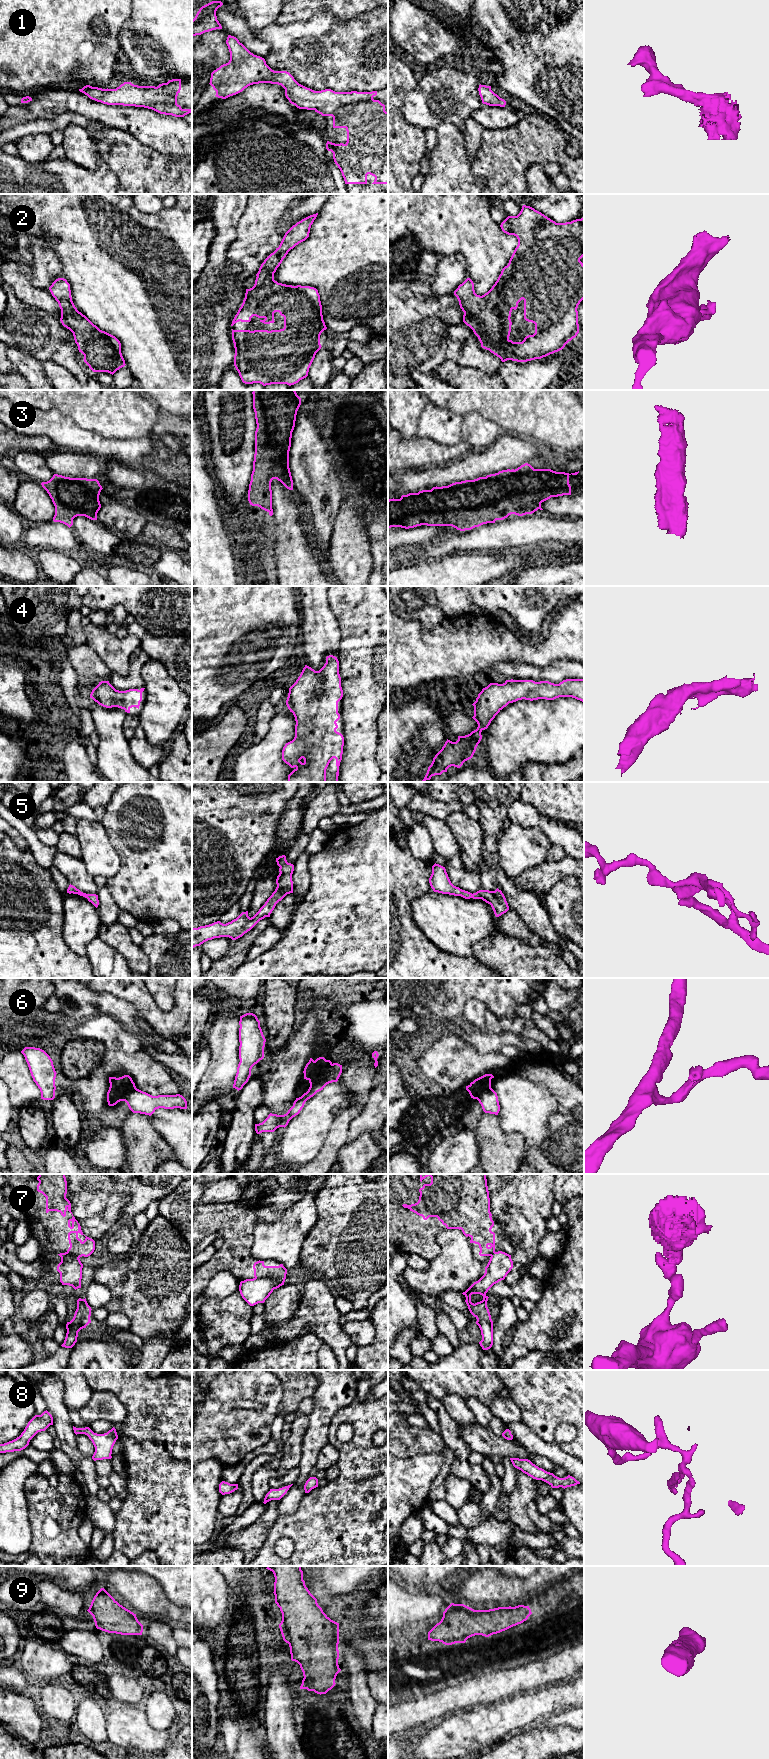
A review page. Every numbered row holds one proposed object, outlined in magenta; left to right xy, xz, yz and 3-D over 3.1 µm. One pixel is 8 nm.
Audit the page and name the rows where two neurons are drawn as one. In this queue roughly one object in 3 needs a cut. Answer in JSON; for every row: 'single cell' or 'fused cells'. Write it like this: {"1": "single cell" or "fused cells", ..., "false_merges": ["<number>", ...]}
{"1": "single cell", "2": "single cell", "3": "single cell", "4": "single cell", "5": "single cell", "6": "fused cells", "7": "fused cells", "8": "single cell", "9": "single cell", "false_merges": ["6", "7"]}

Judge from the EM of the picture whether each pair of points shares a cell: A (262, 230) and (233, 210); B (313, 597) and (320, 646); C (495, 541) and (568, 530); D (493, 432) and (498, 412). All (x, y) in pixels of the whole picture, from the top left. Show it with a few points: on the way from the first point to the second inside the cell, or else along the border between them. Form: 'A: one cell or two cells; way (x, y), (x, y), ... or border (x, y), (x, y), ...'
A: two cells; border (247, 204), (235, 231)
B: one cell; way (314, 609), (320, 627), (320, 634)
C: one cell; way (513, 533), (525, 530), (550, 530)
D: two cells; border (474, 411), (492, 420), (504, 431)

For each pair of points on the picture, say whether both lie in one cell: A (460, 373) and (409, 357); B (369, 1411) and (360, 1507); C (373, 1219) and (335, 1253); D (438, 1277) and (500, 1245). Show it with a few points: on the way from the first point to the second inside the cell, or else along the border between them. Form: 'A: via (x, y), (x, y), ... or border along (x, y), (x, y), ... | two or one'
A: border along (446, 359), (430, 370) | two
B: via (364, 1435), (361, 1471), (353, 1483) | one
C: via (364, 1228), (344, 1246) | one
D: border along (466, 1236), (474, 1257), (484, 1267) | two

